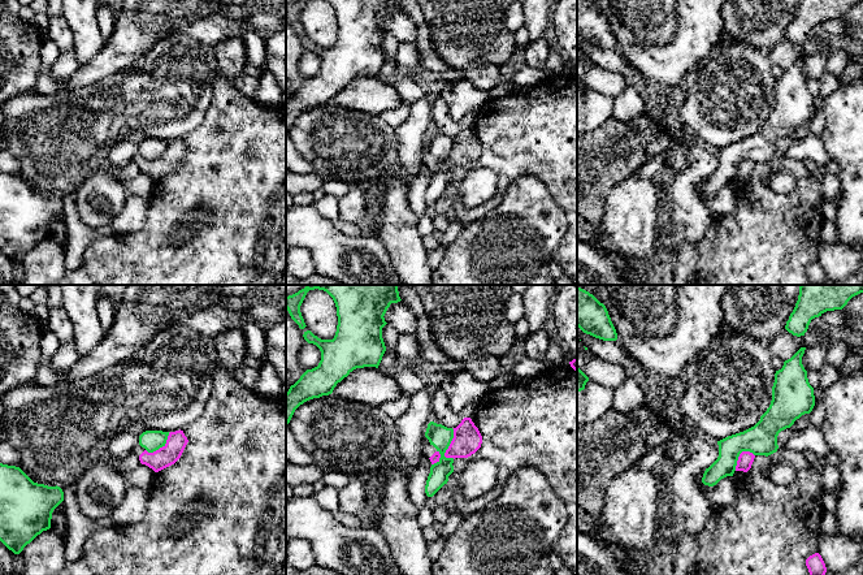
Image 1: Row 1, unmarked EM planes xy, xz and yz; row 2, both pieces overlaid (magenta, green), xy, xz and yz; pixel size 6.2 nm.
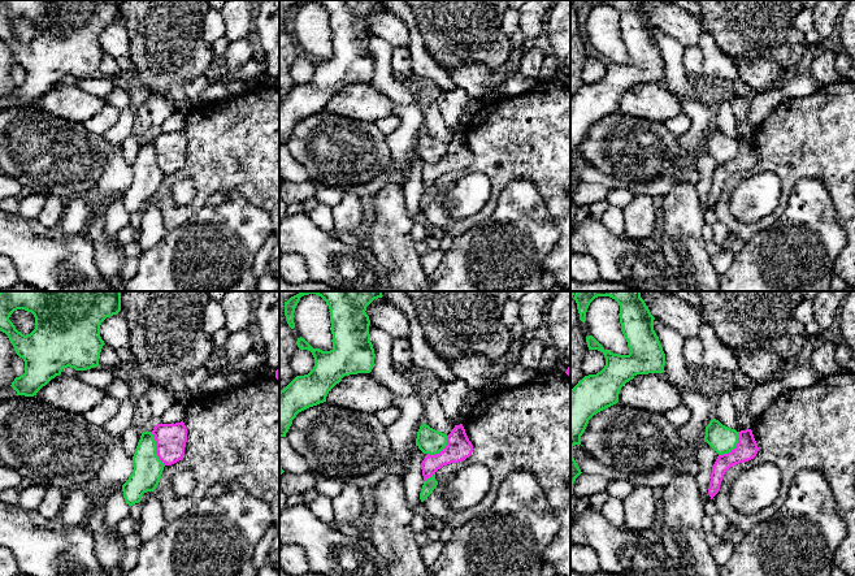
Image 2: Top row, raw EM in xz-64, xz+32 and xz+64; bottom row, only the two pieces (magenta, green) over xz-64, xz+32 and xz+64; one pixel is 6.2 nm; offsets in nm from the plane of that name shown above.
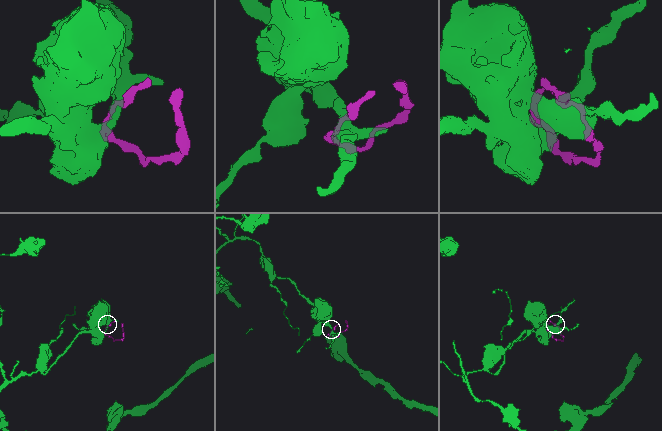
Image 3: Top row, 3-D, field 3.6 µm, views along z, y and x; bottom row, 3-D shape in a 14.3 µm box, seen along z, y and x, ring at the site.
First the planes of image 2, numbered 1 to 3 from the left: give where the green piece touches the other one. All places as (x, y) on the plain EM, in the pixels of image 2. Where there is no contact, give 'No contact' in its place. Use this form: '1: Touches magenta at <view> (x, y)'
1: Touches magenta at xz-64 (156, 157)
2: Touches magenta at xz+32 (441, 160)
3: Touches magenta at xz+64 (736, 156)

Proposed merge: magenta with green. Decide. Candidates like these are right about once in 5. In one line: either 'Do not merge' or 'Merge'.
Do not merge

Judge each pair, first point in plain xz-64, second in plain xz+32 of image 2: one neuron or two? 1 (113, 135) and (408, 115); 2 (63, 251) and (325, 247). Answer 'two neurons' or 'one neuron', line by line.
1: one neuron
2: one neuron

